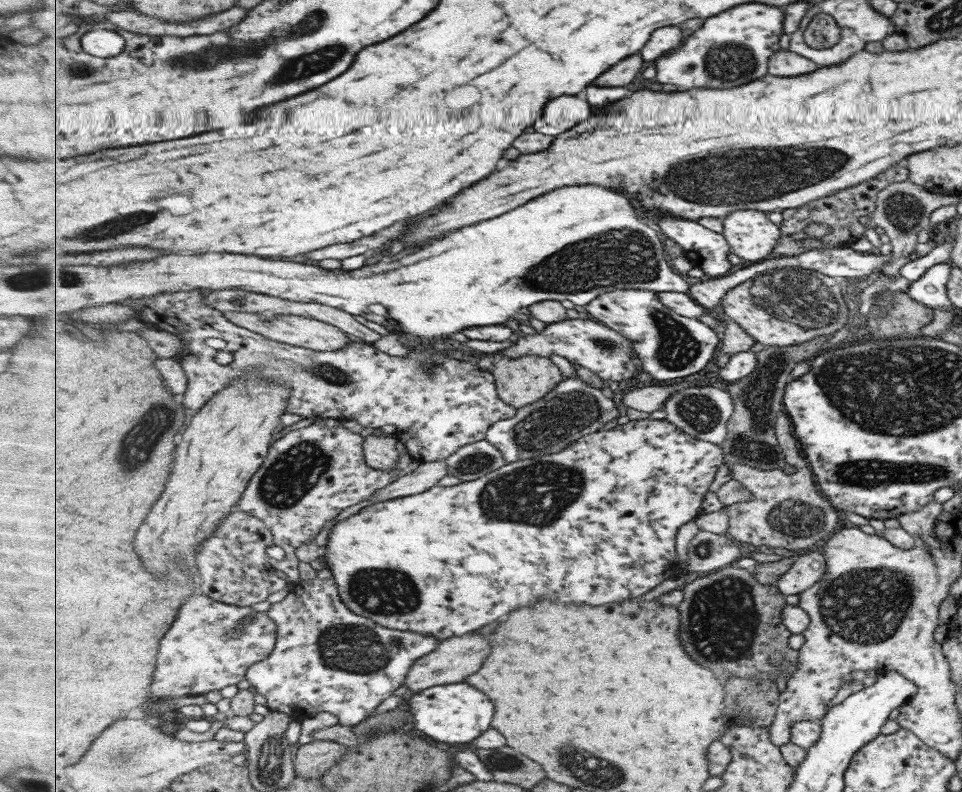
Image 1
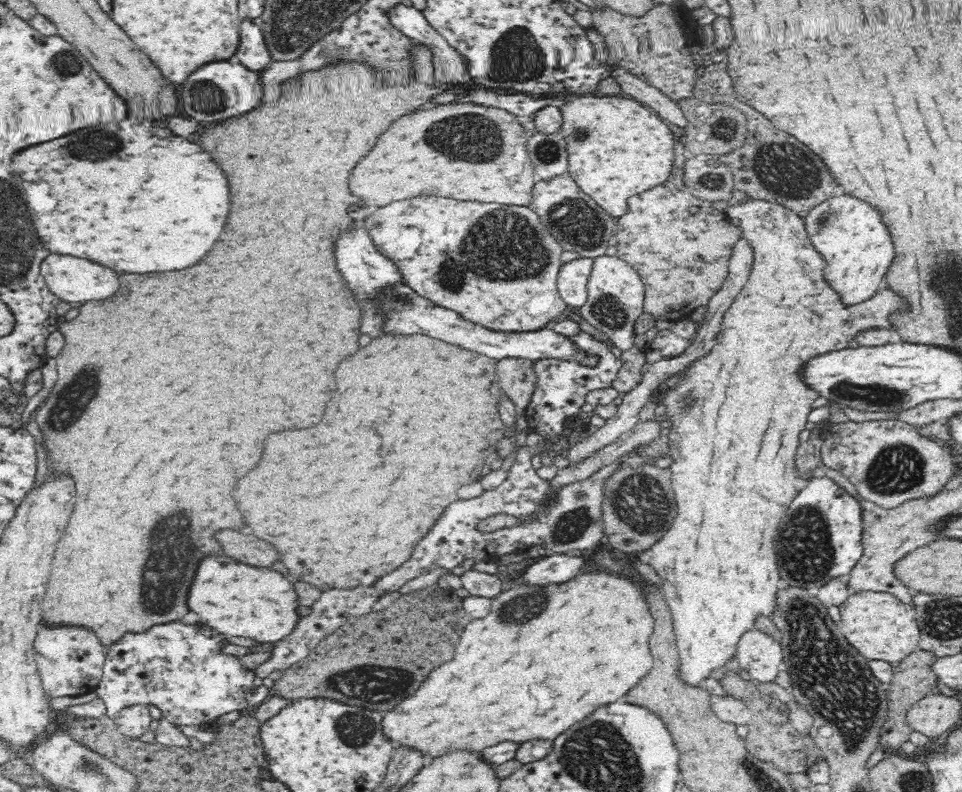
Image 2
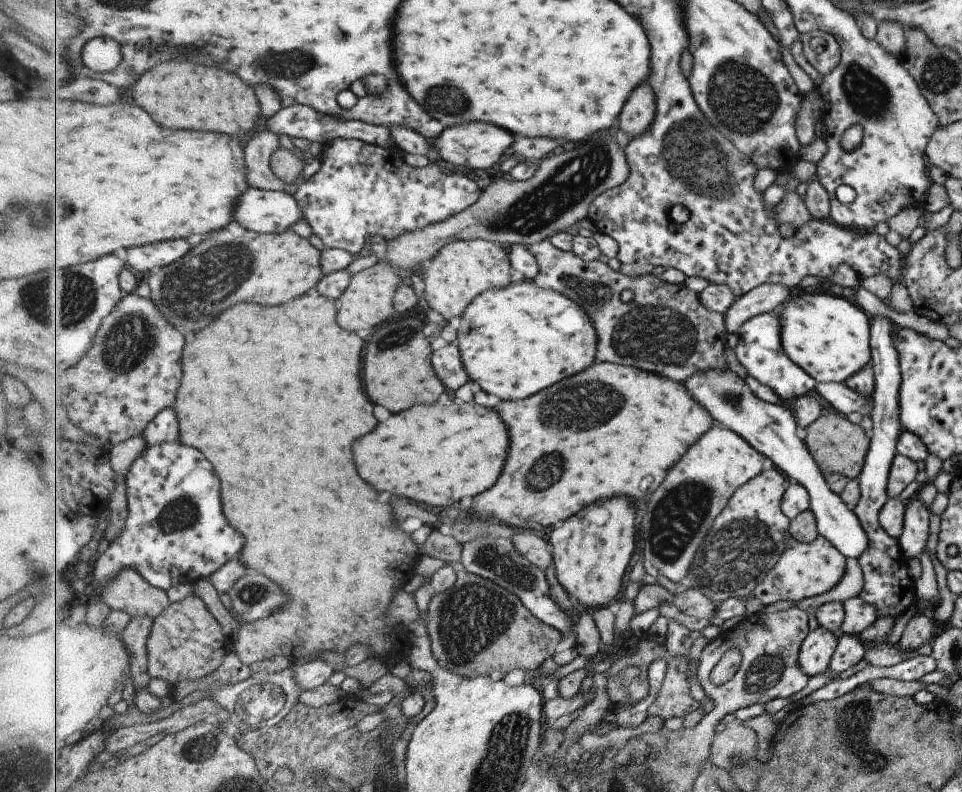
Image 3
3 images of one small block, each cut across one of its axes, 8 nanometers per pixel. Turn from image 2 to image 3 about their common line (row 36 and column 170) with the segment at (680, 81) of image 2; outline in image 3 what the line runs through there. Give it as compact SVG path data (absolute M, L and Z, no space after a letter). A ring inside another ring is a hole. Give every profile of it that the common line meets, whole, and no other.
M191 594L185 600L171 603L155 618L147 643L149 674L151 678L162 678L173 685L183 680L205 678L223 664L231 644L205 602Z

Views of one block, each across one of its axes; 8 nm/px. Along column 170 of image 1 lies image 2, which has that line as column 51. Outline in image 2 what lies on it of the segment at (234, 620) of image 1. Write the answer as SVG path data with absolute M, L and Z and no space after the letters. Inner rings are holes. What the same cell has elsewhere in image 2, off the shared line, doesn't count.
M78 628L44 630L34 642L36 662L45 693L54 696L82 696L94 691L103 675L106 651L94 633Z

